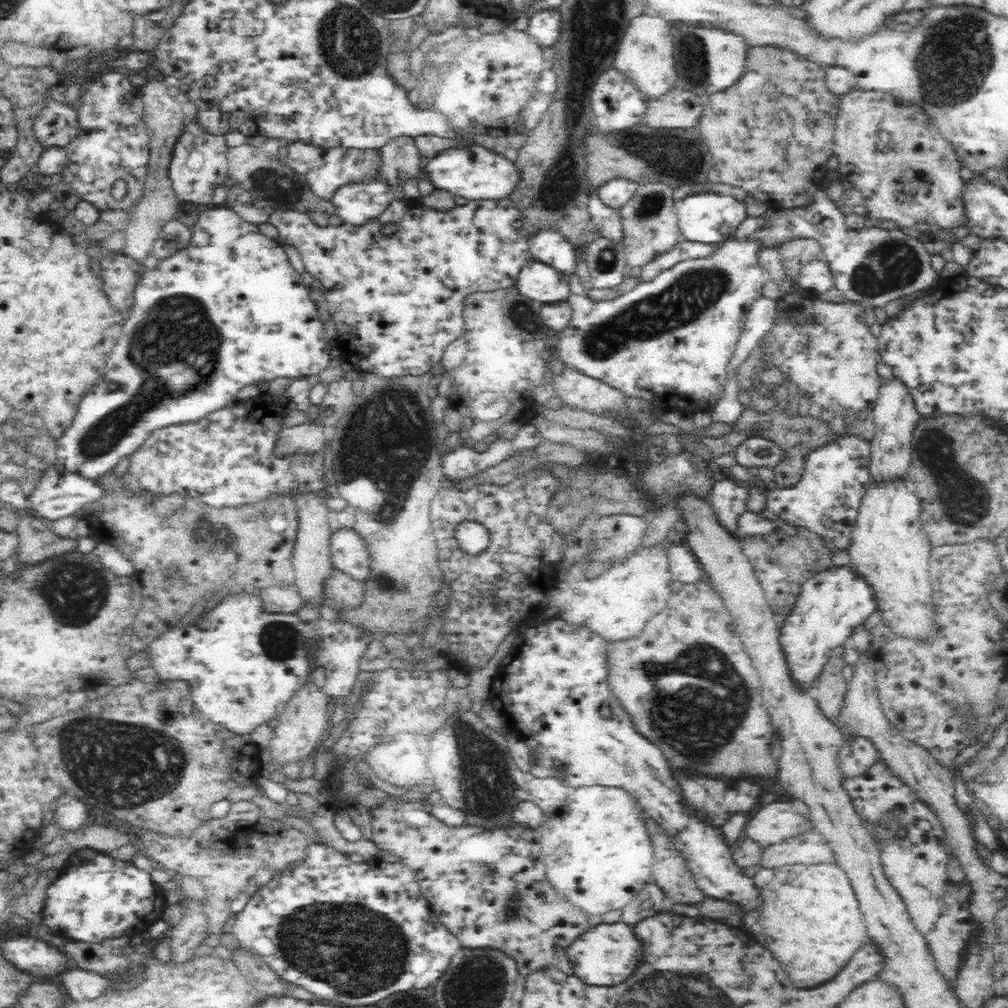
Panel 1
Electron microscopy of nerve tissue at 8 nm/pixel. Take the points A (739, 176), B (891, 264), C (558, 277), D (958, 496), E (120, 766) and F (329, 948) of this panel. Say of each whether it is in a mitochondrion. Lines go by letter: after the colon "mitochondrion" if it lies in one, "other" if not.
A: other
B: mitochondrion
C: other
D: mitochondrion
E: mitochondrion
F: mitochondrion

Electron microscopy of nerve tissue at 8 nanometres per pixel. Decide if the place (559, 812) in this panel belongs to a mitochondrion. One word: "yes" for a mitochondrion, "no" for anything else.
no

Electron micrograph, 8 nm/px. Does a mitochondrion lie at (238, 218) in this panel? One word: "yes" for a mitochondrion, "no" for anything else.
no

